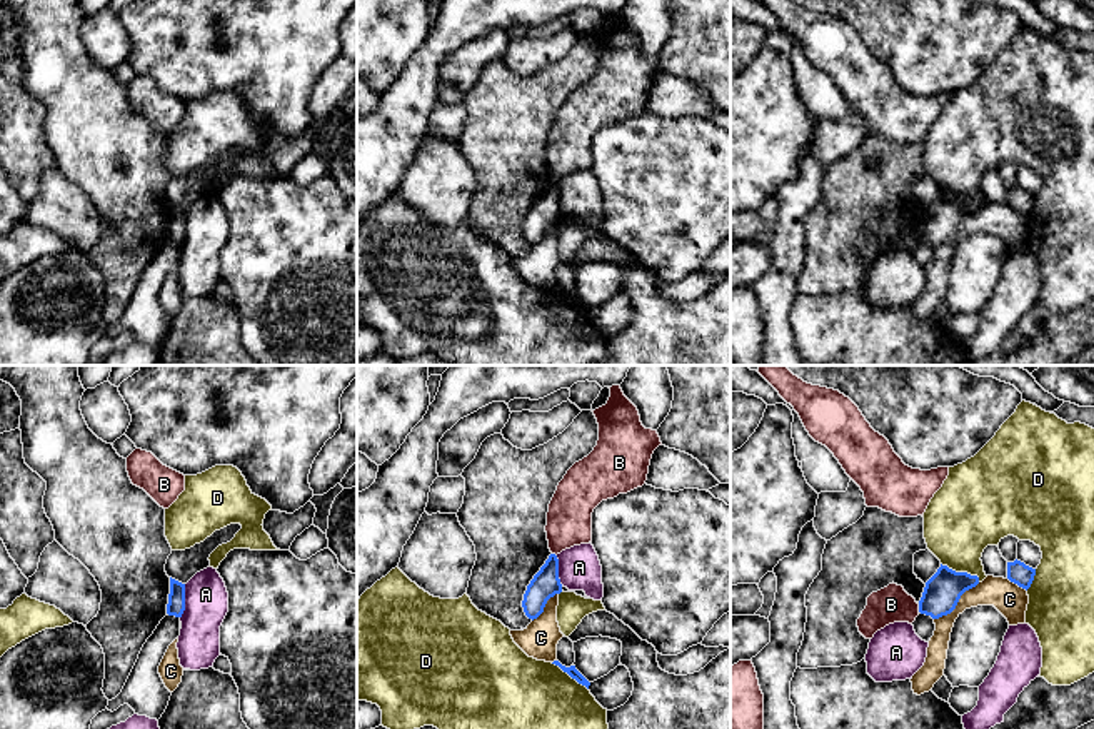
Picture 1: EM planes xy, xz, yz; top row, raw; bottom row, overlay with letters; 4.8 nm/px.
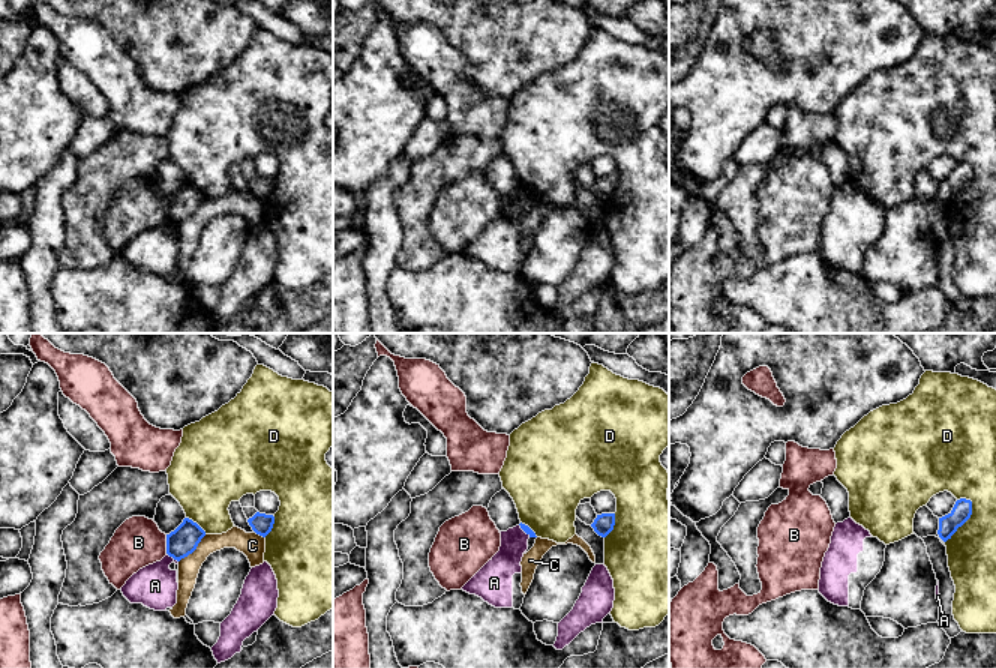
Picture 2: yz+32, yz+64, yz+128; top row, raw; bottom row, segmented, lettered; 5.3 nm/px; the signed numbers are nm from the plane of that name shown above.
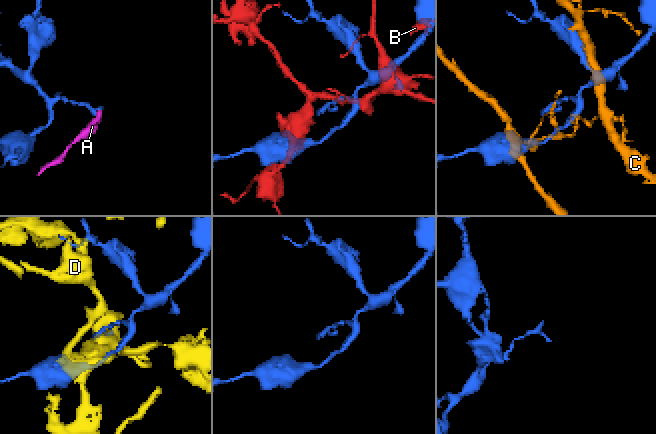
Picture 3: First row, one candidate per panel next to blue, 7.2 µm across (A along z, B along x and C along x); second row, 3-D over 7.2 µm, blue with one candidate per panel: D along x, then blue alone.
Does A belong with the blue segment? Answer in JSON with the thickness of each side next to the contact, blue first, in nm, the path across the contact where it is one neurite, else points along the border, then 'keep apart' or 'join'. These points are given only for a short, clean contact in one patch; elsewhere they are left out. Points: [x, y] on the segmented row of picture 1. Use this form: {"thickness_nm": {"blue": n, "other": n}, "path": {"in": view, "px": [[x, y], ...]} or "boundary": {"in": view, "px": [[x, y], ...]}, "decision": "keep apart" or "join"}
{"thickness_nm": {"blue": 90, "other": 200}, "boundary": {"in": "xy", "px": [[185, 584], [185, 609], [180, 618]]}, "decision": "keep apart"}

